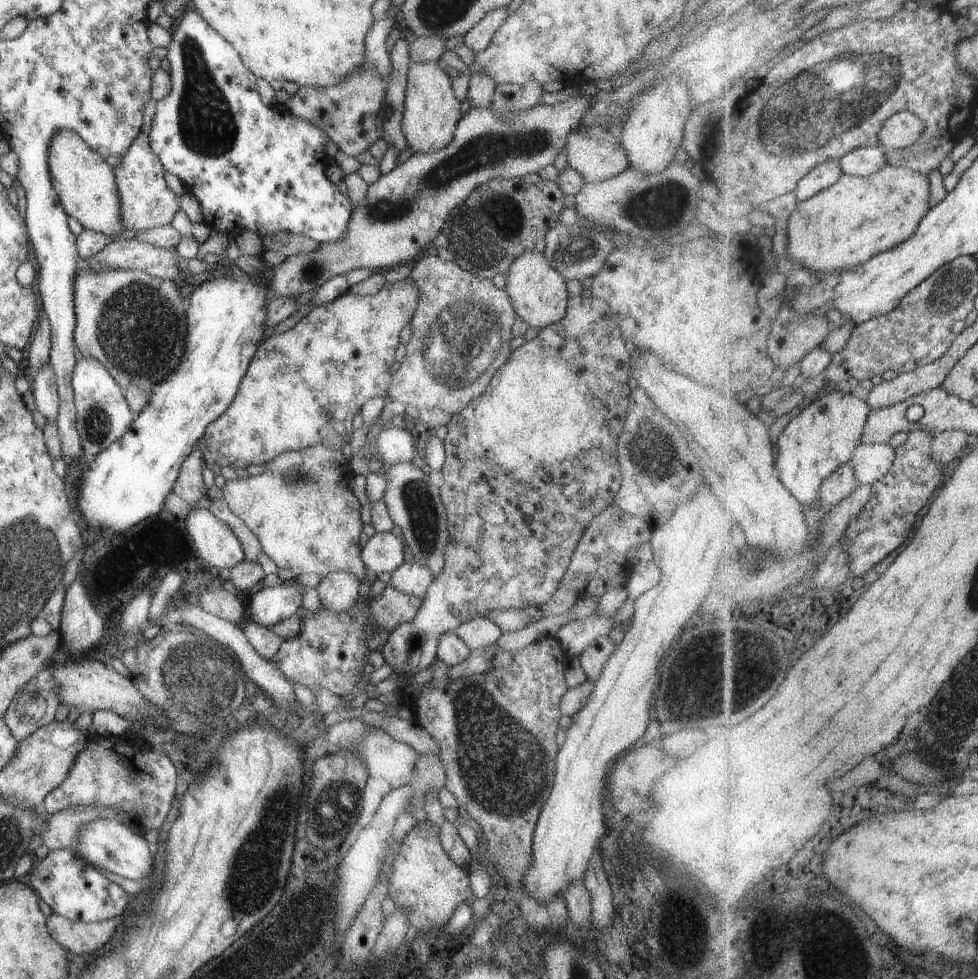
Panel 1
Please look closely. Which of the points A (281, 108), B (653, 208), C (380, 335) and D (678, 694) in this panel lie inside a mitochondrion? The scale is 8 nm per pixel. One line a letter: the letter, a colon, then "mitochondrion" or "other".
A: other
B: mitochondrion
C: other
D: mitochondrion

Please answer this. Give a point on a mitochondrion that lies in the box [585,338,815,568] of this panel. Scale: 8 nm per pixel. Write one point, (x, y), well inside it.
(655, 451)

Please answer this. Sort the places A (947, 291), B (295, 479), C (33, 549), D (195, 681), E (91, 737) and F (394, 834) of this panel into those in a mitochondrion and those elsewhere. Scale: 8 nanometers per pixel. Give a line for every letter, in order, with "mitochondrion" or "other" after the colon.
A: mitochondrion
B: mitochondrion
C: mitochondrion
D: mitochondrion
E: other
F: other

